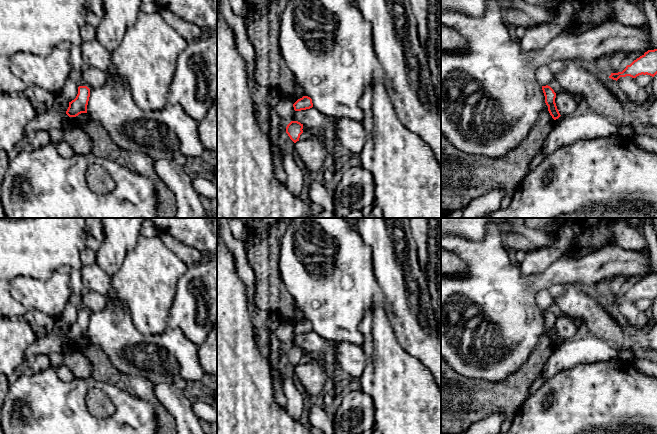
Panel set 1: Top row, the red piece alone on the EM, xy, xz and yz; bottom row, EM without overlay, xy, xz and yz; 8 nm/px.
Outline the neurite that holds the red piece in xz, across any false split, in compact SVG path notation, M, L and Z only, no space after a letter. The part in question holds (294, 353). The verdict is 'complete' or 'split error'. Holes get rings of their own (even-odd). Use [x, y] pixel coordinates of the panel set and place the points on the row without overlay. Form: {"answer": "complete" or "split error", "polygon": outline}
{"answer": "complete", "polygon": "M291 345L286 351L286 357L290 363L296 367L299 365L300 359L303 357L303 348L298 345Z"}

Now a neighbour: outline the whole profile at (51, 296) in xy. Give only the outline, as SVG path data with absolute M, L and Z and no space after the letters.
M60 271L48 280L18 276L9 282L12 297L28 311L36 309L54 318L62 315L72 292L70 276Z

